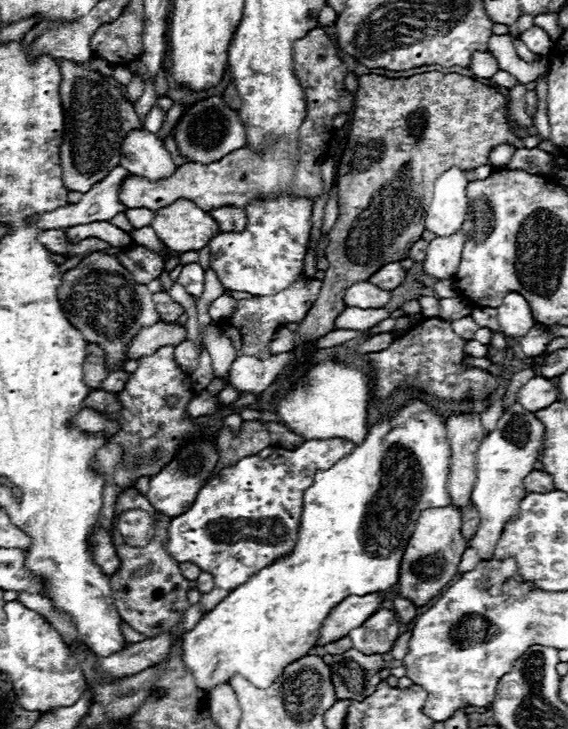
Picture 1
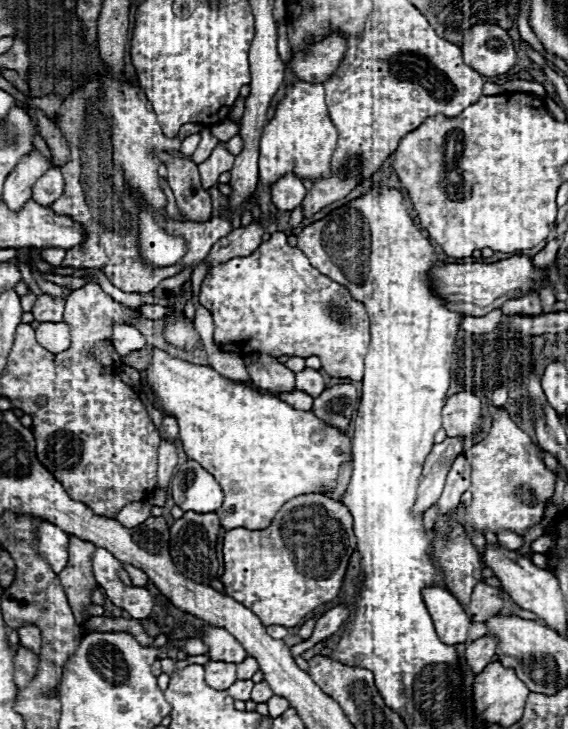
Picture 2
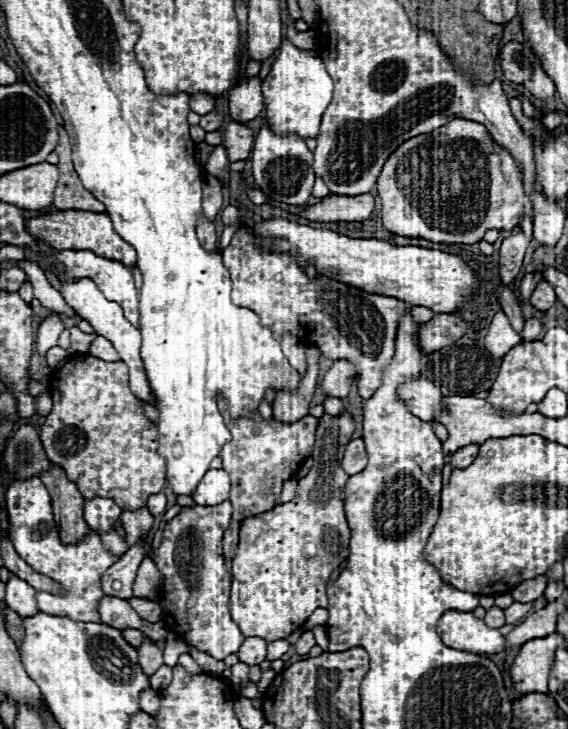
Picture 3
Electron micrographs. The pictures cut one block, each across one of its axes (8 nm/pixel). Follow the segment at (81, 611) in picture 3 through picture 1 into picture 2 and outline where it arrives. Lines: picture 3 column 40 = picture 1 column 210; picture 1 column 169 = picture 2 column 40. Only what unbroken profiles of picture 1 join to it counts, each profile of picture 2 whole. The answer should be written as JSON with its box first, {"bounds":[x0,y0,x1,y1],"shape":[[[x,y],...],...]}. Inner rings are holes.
{"bounds":[38,522,68,574],"shape":[[[42,522],[42,526],[38,528],[38,536],[40,554],[52,566],[52,570],[60,574],[60,570],[68,562],[68,534],[50,522]]]}

